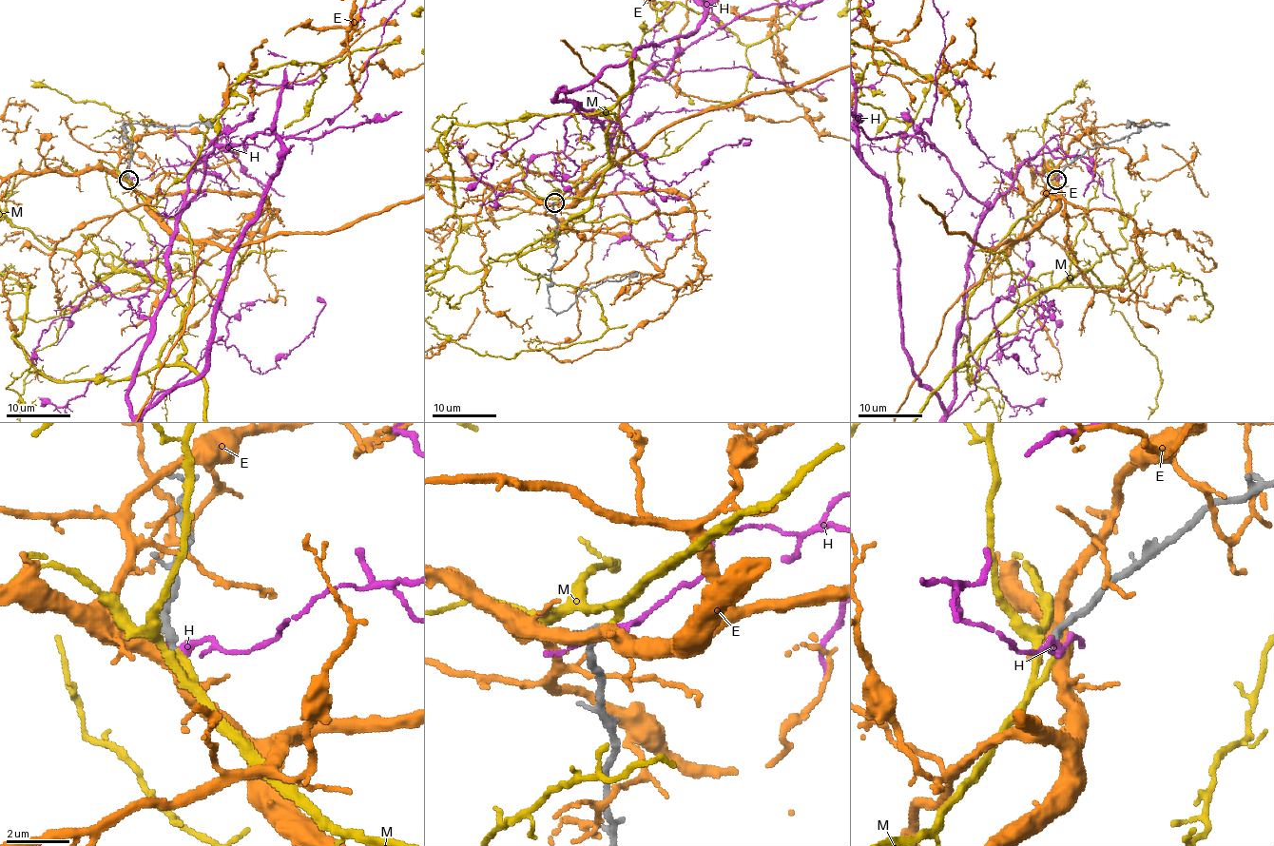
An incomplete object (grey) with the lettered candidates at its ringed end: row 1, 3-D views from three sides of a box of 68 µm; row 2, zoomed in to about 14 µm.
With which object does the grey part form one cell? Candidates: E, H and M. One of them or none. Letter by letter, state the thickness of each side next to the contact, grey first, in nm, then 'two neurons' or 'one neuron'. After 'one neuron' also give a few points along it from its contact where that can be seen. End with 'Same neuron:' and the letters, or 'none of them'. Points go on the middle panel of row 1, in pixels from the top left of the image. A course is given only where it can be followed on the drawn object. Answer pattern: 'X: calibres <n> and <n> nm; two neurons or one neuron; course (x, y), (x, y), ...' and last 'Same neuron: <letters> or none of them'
E: calibres 240 and 440 nm; two neurons
H: calibres 240 and 200 nm; two neurons
M: calibres 240 and 190 nm; one neuron
Same neuron: M

